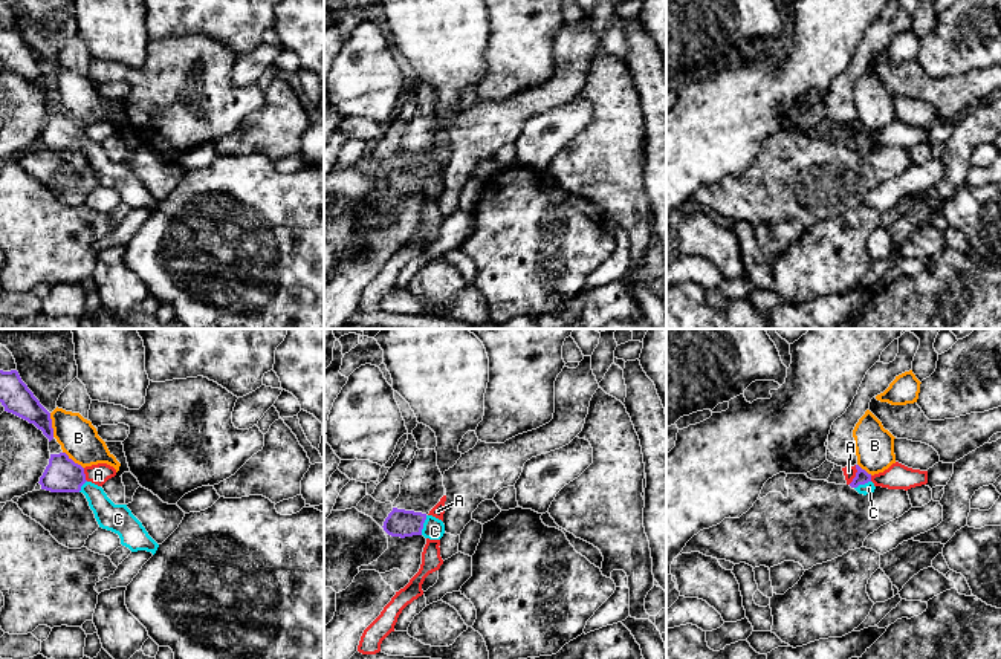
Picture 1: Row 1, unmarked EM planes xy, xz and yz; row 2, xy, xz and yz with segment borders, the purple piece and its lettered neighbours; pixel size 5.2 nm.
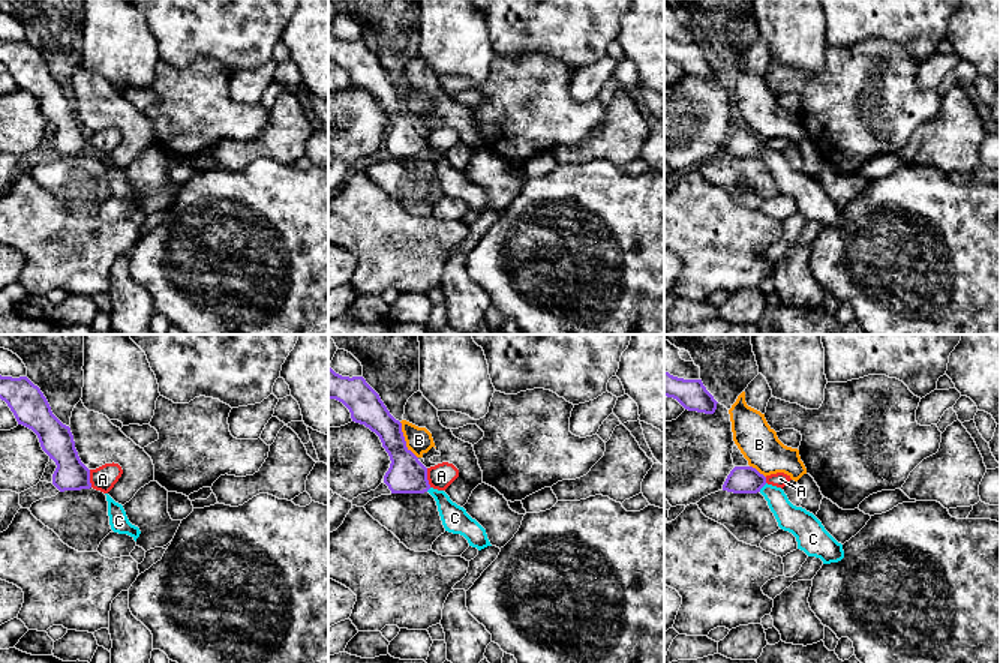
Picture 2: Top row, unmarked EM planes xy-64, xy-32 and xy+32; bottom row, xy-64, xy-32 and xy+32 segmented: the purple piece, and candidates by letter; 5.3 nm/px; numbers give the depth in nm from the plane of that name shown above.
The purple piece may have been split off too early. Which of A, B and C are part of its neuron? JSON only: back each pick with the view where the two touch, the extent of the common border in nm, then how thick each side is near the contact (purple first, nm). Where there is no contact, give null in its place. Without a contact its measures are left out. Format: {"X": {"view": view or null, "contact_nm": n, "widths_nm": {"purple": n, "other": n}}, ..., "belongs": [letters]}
{"C": {"view": "xz", "contact_nm": 110, "widths_nm": {"purple": 150, "other": 110}}, "belongs": ["C"]}

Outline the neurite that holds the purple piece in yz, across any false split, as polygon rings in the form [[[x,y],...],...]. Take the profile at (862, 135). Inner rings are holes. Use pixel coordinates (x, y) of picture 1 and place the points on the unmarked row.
[[[856,122],[856,135],[850,141],[851,145],[854,145],[859,151],[871,151],[874,150],[876,144],[871,139],[871,131],[868,131],[865,127],[862,127],[859,122]]]

